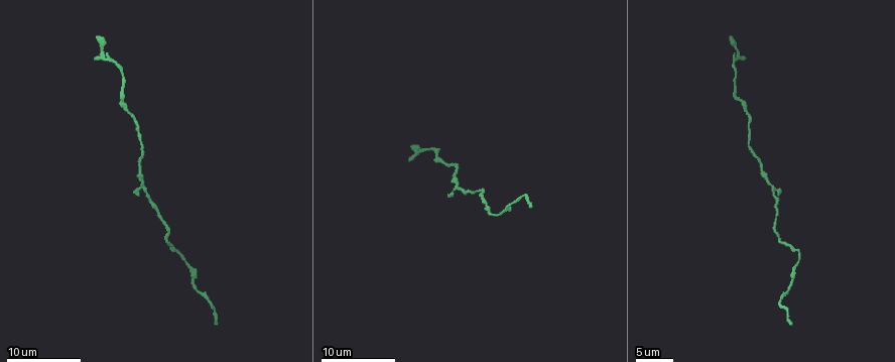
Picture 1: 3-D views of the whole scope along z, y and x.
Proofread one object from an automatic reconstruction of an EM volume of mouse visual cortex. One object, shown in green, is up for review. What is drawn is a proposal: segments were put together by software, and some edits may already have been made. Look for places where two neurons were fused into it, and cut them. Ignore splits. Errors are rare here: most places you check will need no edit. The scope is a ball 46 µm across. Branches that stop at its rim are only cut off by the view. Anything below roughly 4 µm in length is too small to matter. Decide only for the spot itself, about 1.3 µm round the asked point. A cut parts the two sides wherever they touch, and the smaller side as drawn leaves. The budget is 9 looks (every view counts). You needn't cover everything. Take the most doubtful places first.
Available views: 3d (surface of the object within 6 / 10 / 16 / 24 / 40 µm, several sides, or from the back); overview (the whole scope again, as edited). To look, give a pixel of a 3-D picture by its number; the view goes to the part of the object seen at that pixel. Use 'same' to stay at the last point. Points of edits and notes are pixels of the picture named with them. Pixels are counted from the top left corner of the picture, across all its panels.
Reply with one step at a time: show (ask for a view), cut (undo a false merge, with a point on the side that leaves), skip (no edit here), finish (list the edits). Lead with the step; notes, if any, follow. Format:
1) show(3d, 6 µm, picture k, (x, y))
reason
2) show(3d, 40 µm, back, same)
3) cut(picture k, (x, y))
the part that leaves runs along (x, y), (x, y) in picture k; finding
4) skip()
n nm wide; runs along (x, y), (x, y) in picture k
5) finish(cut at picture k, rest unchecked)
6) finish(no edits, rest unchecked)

show(3d, 6 µm, picture 1, (145, 189))
two arms in line, one across

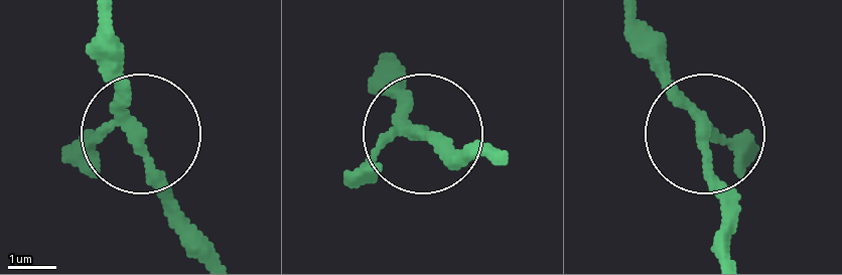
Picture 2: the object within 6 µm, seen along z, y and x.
show(3d, 6 µm, back, picture 2, (703, 132))
other side

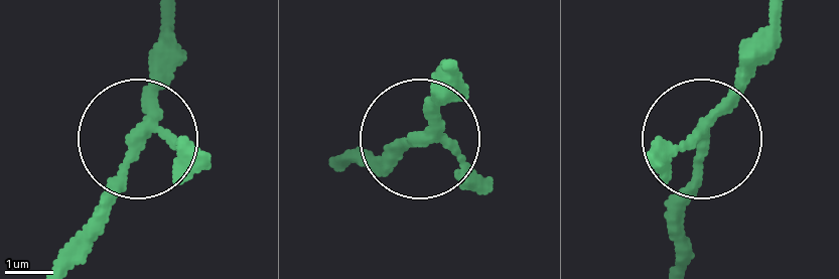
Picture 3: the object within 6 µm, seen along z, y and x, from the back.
skip()
side arm 26 µm; runs along (134, 137), (119, 193), (54, 261) in picture 3; all the same neuron

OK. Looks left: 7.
show(3d, 10 µm, picture 1, (120, 86))
thick turns thin

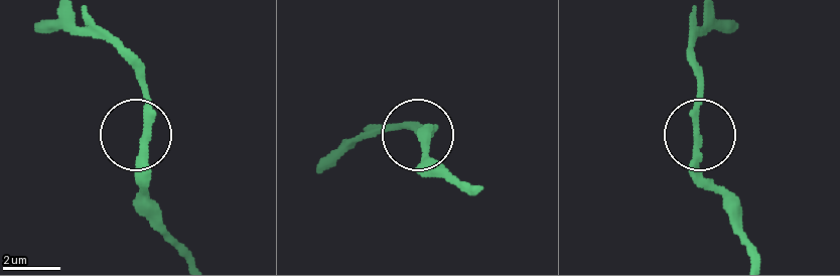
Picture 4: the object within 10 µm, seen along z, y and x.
skip()
260 nm wide; continuous, no second neuron

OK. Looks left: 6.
show(3d, 16 µm, picture 1, (194, 281))

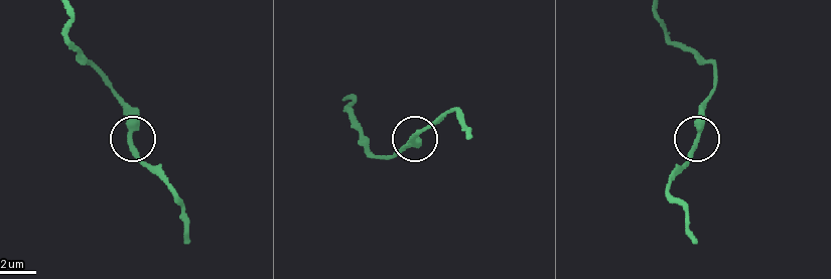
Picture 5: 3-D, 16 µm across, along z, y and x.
skip()
runs along (657, 14), (713, 73), (692, 153), (670, 179) in picture 5; all the same neuron

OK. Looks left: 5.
show(3d, 6 µm, picture 1, (798, 253))
calibre changes

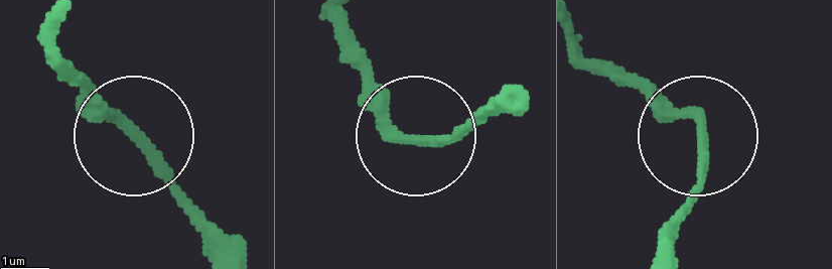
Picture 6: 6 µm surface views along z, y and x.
skip()
runs along (59, 46), (139, 154), (232, 247) in picture 6; continuous, no second neuron

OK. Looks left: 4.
finish(no edits, rest unchecked)

